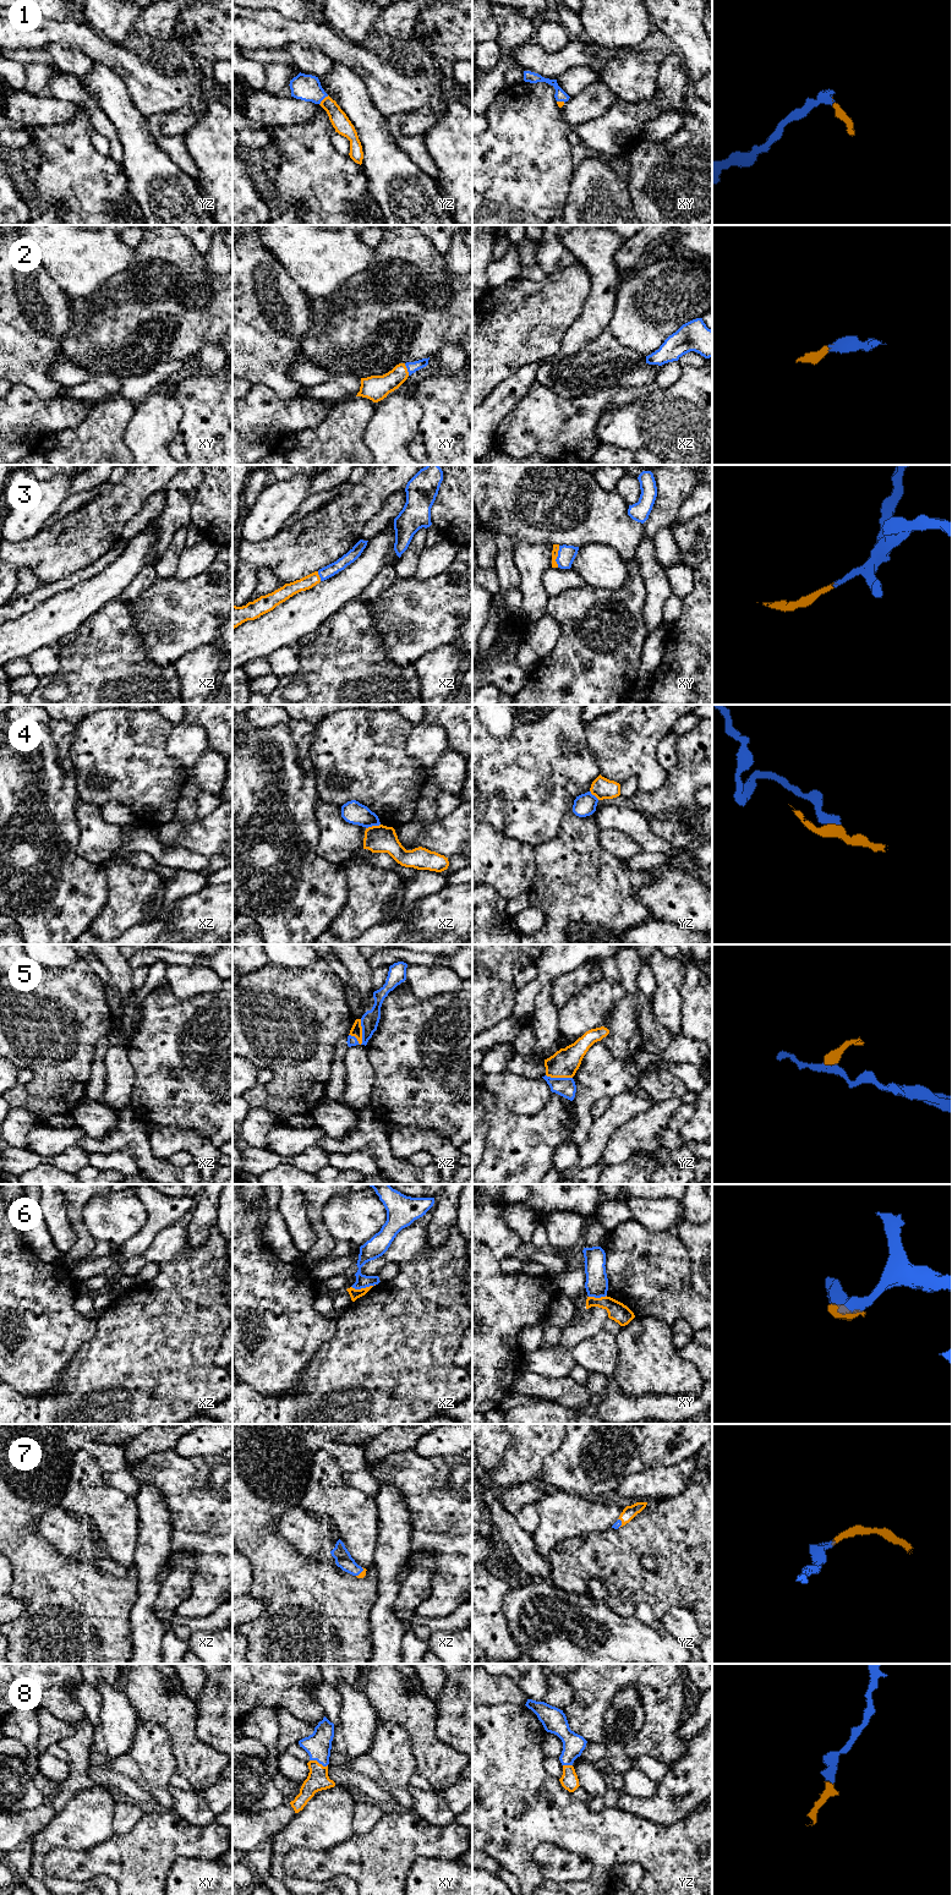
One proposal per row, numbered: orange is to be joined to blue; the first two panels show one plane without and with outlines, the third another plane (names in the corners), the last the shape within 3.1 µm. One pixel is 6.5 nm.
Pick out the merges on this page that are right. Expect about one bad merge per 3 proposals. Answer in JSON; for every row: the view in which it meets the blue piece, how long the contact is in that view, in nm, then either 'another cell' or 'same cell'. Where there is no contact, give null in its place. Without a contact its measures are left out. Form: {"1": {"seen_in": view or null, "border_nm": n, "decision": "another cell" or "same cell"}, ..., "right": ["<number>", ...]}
{"1": {"seen_in": "yz", "border_nm": 90, "decision": "same cell"}, "2": {"seen_in": "xy", "border_nm": 90, "decision": "same cell"}, "3": {"seen_in": "xy", "border_nm": 140, "decision": "same cell"}, "4": {"seen_in": "xz", "border_nm": 100, "decision": "another cell"}, "5": {"seen_in": "xz", "border_nm": 170, "decision": "another cell"}, "6": {"seen_in": "xz", "border_nm": 160, "decision": "another cell"}, "7": {"seen_in": "xz", "border_nm": 80, "decision": "same cell"}, "8": {"seen_in": "xy", "border_nm": 130, "decision": "same cell"}, "right": ["1", "2", "3", "7", "8"]}

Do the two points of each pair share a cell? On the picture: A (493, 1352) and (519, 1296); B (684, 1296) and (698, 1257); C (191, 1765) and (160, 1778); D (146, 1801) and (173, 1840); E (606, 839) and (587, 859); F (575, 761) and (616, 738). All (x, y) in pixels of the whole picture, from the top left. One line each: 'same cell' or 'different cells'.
A: same cell
B: different cells
C: different cells
D: different cells
E: different cells
F: different cells

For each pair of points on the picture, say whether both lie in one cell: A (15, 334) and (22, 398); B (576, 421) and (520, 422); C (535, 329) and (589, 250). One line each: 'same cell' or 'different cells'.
A: different cells
B: same cell
C: different cells

